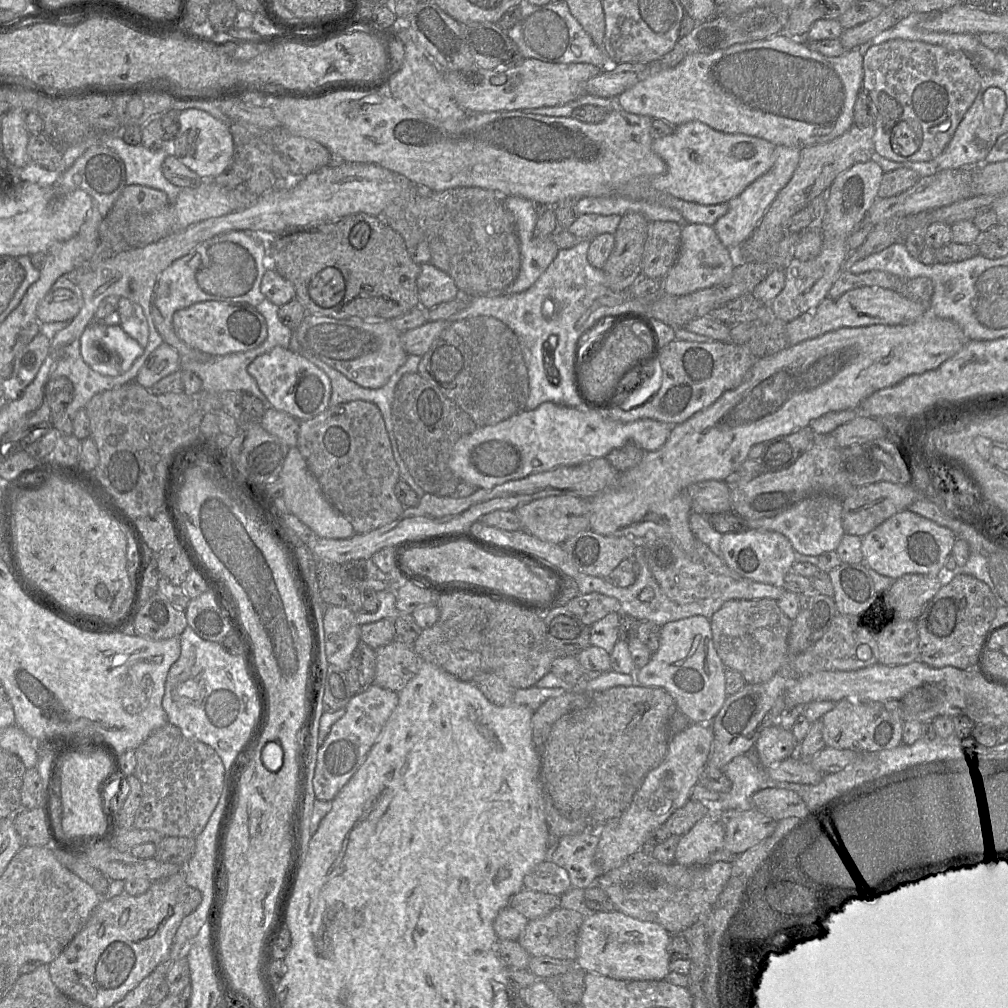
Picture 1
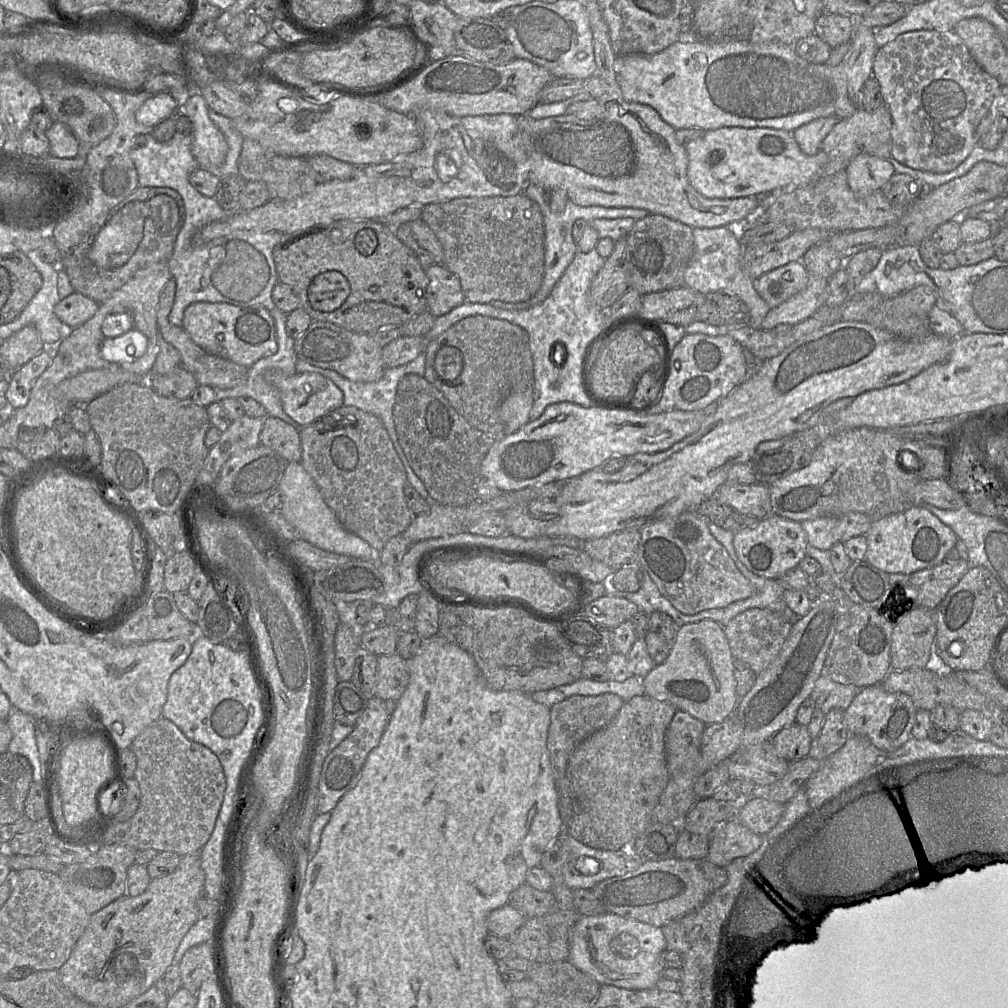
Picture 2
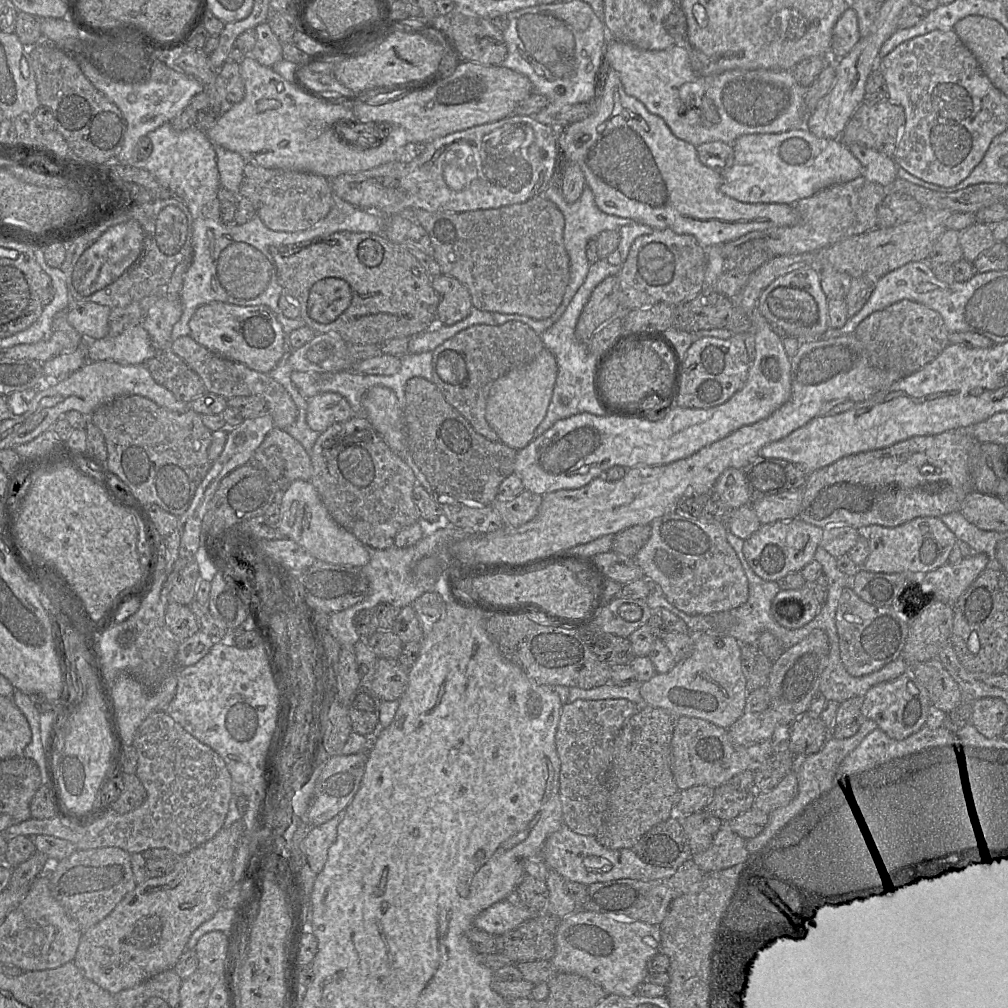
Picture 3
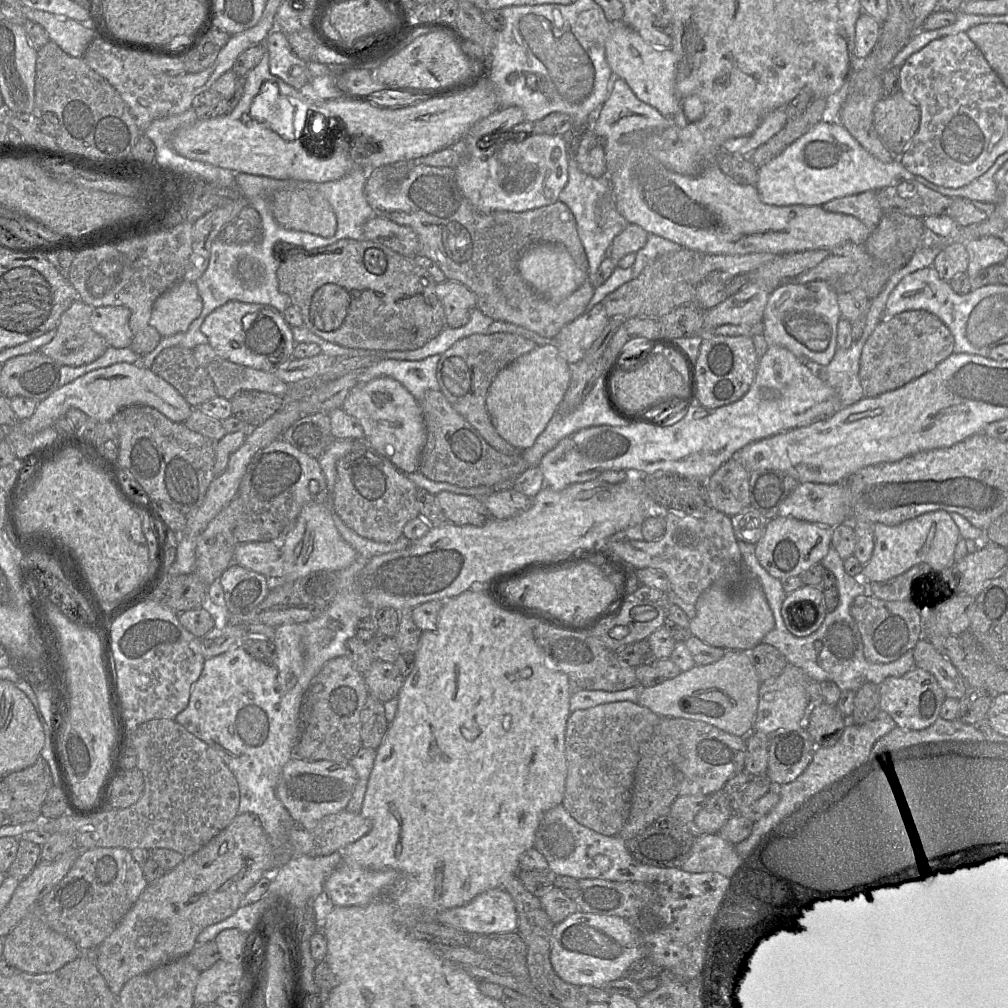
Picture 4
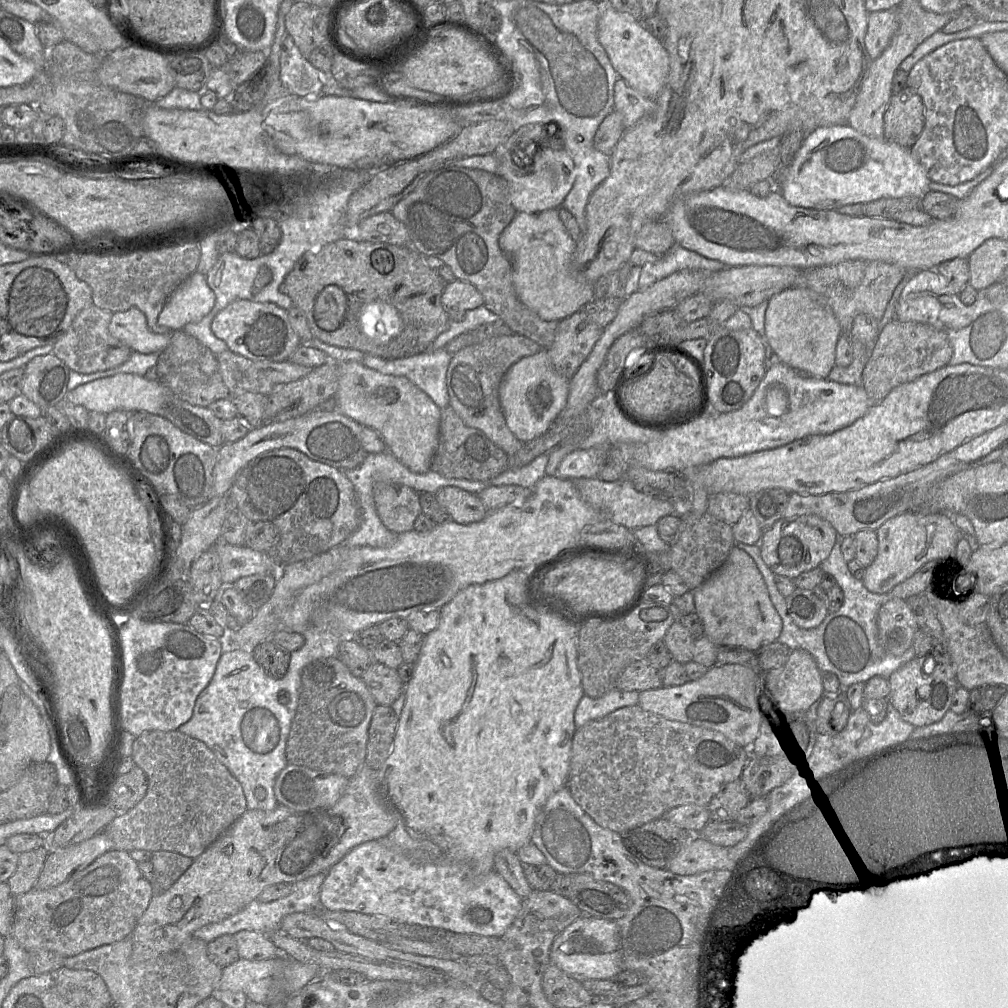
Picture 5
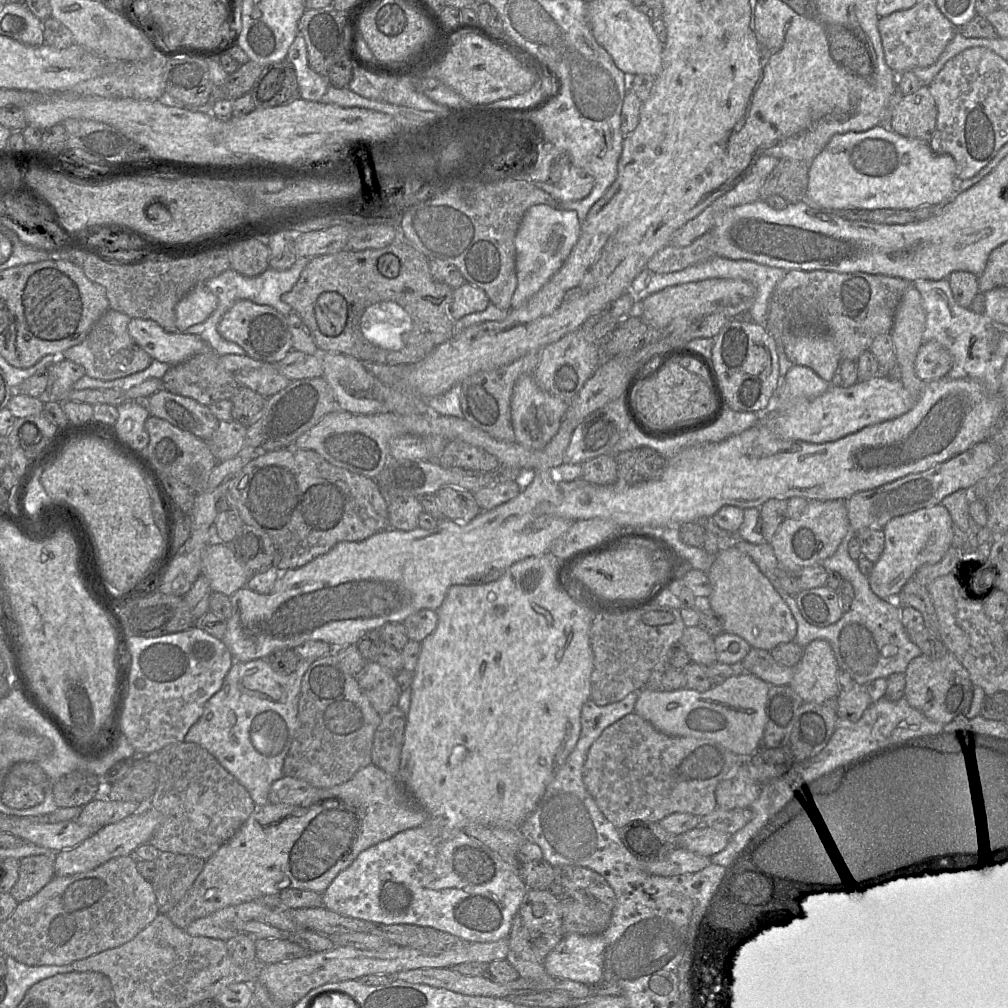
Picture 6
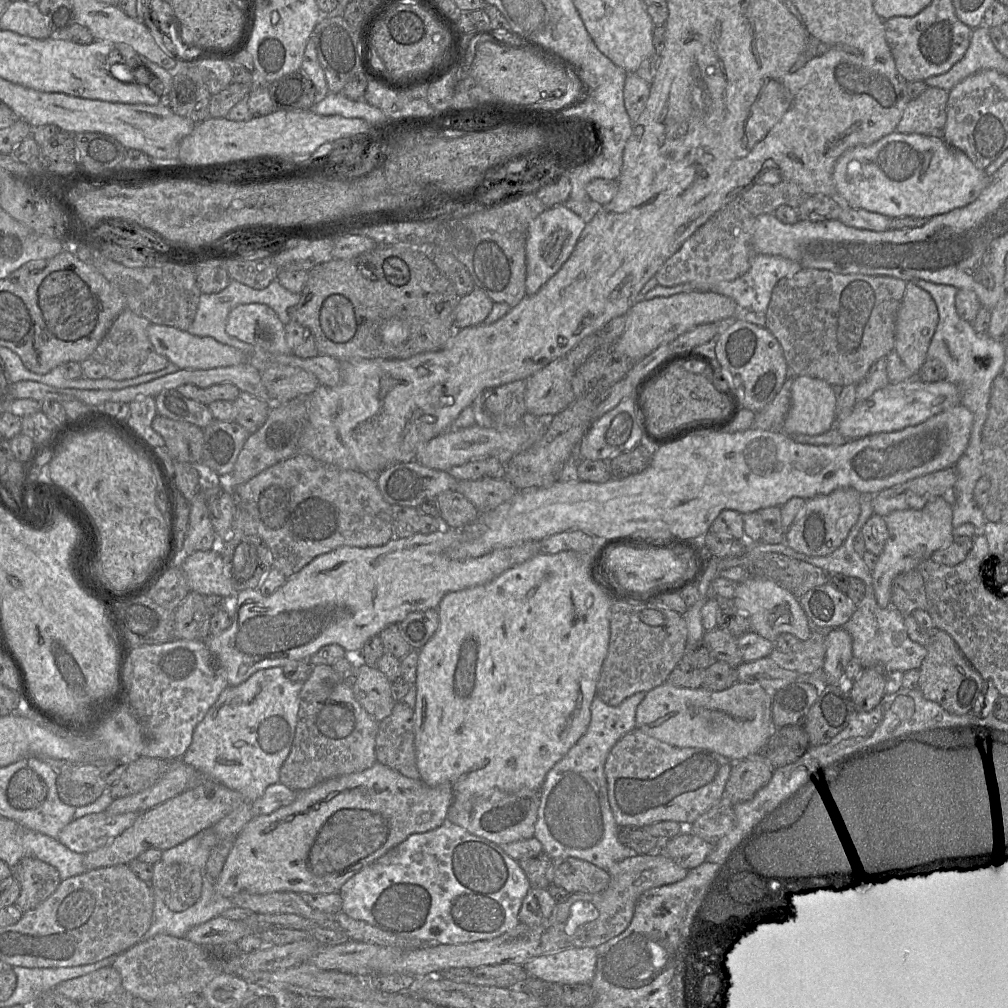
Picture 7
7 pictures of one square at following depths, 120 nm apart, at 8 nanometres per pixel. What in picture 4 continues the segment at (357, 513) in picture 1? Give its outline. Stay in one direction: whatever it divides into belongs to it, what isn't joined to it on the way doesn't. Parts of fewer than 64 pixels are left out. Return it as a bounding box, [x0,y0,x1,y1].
[332,447,420,543]

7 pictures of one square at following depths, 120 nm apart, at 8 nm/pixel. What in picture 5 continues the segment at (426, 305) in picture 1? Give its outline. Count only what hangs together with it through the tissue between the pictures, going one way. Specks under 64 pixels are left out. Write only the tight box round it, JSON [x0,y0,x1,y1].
[441,279,484,321]

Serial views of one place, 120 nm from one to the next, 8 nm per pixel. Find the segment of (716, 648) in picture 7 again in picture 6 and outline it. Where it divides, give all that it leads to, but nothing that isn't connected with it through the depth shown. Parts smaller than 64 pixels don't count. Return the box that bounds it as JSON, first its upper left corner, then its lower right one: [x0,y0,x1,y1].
[679,626,717,666]

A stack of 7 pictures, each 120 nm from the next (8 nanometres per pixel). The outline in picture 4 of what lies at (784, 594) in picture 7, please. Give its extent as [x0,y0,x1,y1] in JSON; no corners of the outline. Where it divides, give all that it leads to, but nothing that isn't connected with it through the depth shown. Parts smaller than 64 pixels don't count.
[690,582,775,651]

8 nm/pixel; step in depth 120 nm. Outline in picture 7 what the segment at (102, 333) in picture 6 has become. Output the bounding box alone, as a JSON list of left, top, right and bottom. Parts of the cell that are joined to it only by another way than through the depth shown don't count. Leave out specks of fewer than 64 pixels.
[89,309,169,380]

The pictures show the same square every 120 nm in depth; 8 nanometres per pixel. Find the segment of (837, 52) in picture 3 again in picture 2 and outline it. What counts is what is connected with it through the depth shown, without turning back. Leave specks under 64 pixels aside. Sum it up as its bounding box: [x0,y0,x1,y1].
[814,13,855,48]

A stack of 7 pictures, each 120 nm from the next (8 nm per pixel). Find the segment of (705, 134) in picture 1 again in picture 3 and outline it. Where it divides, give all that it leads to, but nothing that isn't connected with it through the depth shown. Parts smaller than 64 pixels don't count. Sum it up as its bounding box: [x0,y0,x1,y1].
[721,128,862,204]

